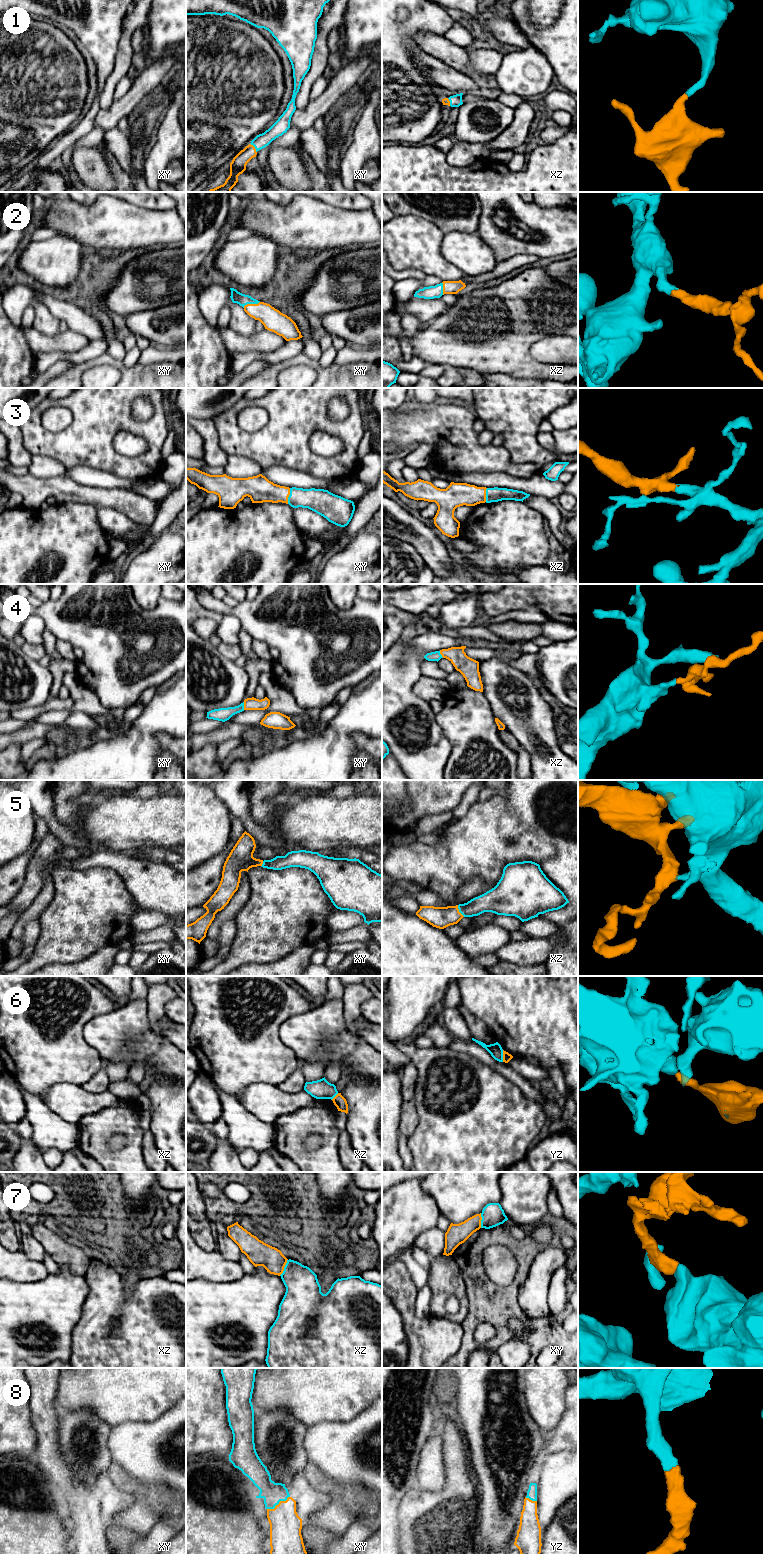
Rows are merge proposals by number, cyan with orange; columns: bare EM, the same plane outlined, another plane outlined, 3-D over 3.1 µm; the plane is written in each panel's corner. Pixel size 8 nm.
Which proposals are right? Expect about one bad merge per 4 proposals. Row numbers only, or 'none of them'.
1, 2, 3, 4, 5, 8

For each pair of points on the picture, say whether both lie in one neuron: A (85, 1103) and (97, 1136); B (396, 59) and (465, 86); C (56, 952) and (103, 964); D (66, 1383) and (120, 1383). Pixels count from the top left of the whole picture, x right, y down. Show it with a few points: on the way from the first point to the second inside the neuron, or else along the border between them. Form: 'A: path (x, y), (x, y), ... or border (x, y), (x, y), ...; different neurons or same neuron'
A: border (111, 1105), (85, 1115), (77, 1124); different neurons
B: border (412, 45), (411, 57), (413, 62), (433, 84); different neurons
C: border (102, 946), (90, 955), (77, 961), (59, 963); different neurons
D: path (79, 1383), (107, 1383); same neuron

